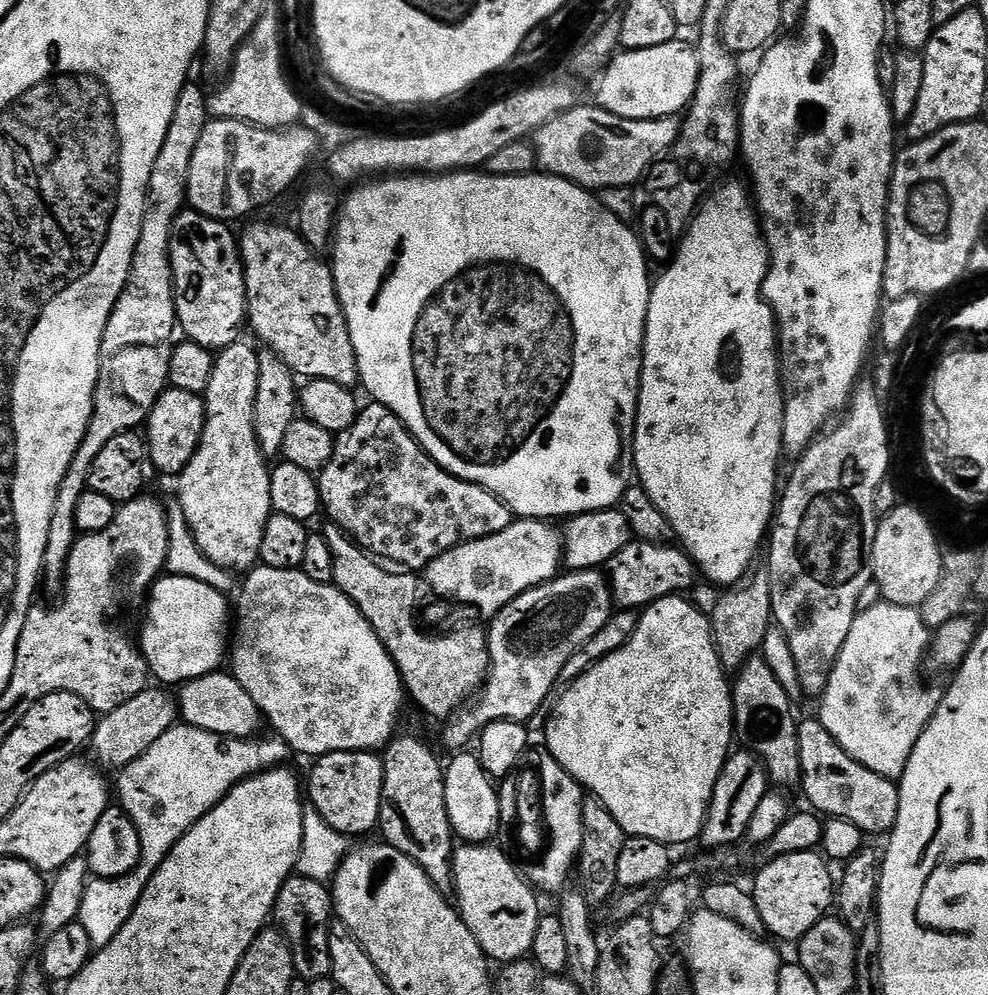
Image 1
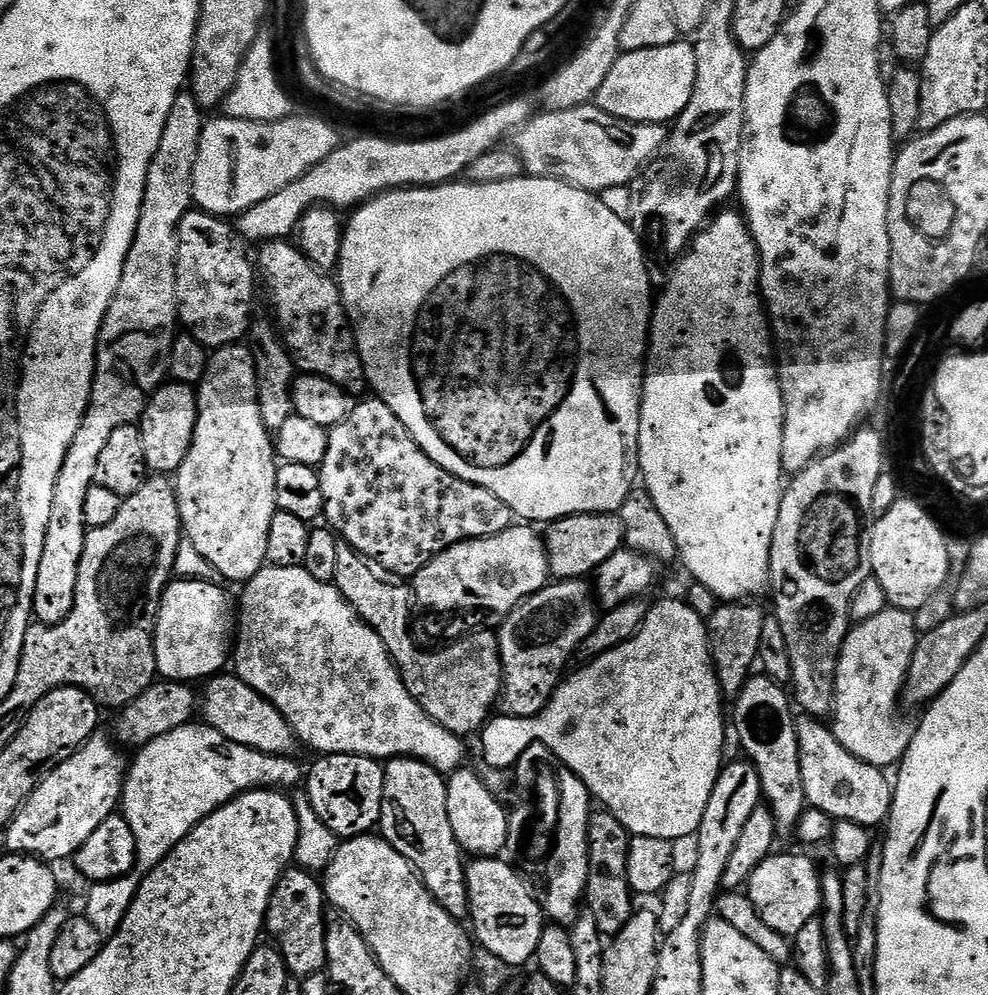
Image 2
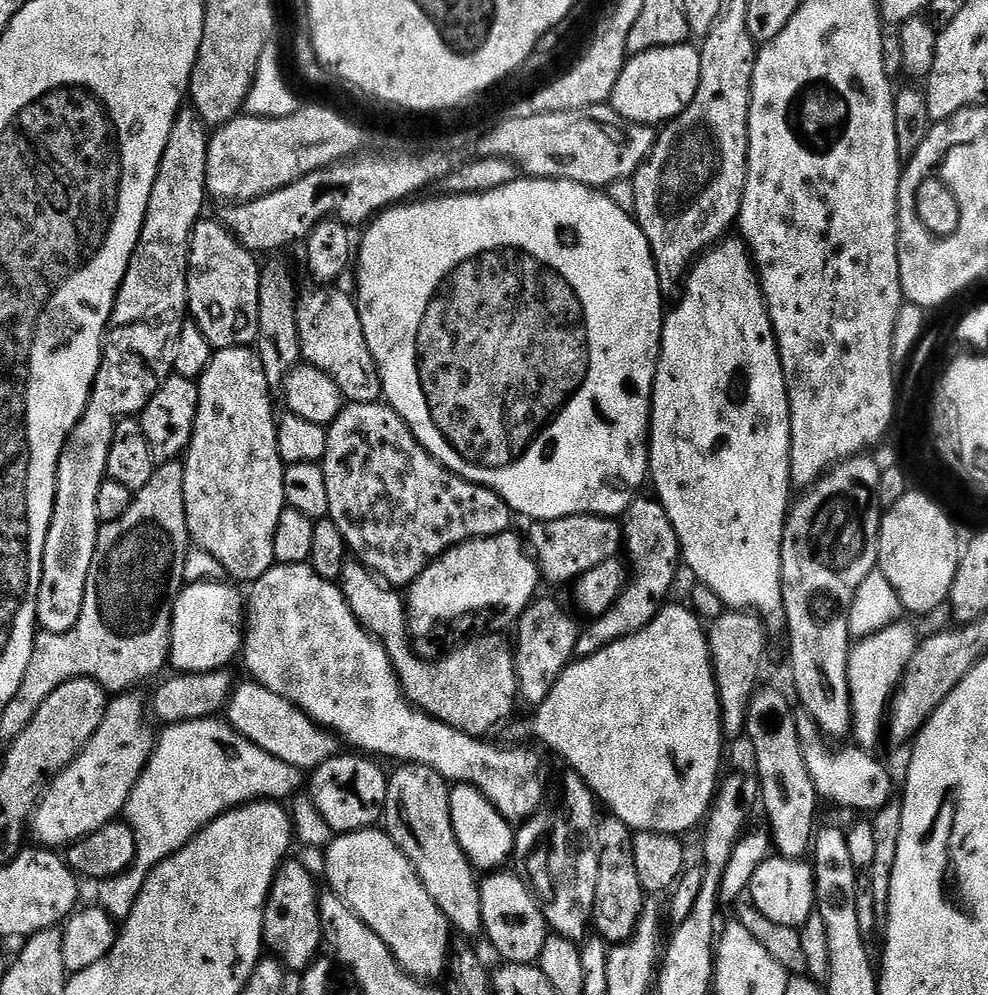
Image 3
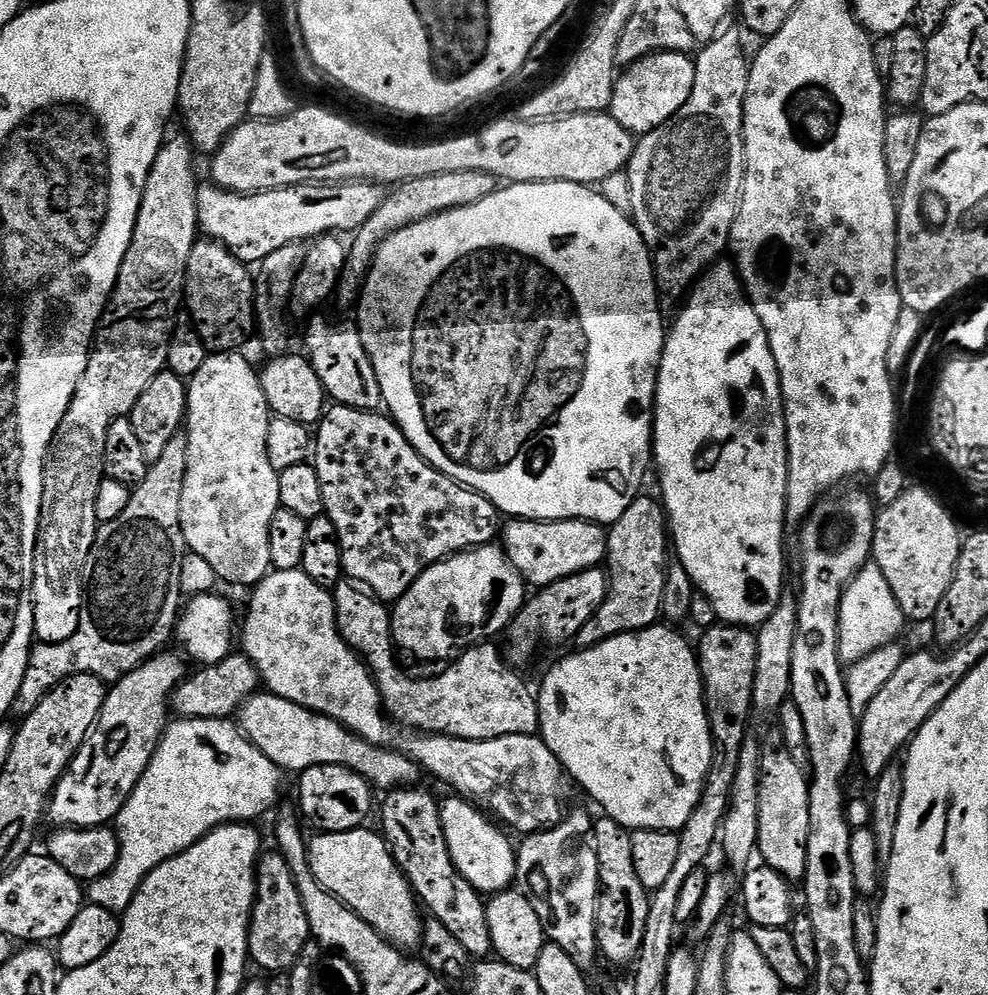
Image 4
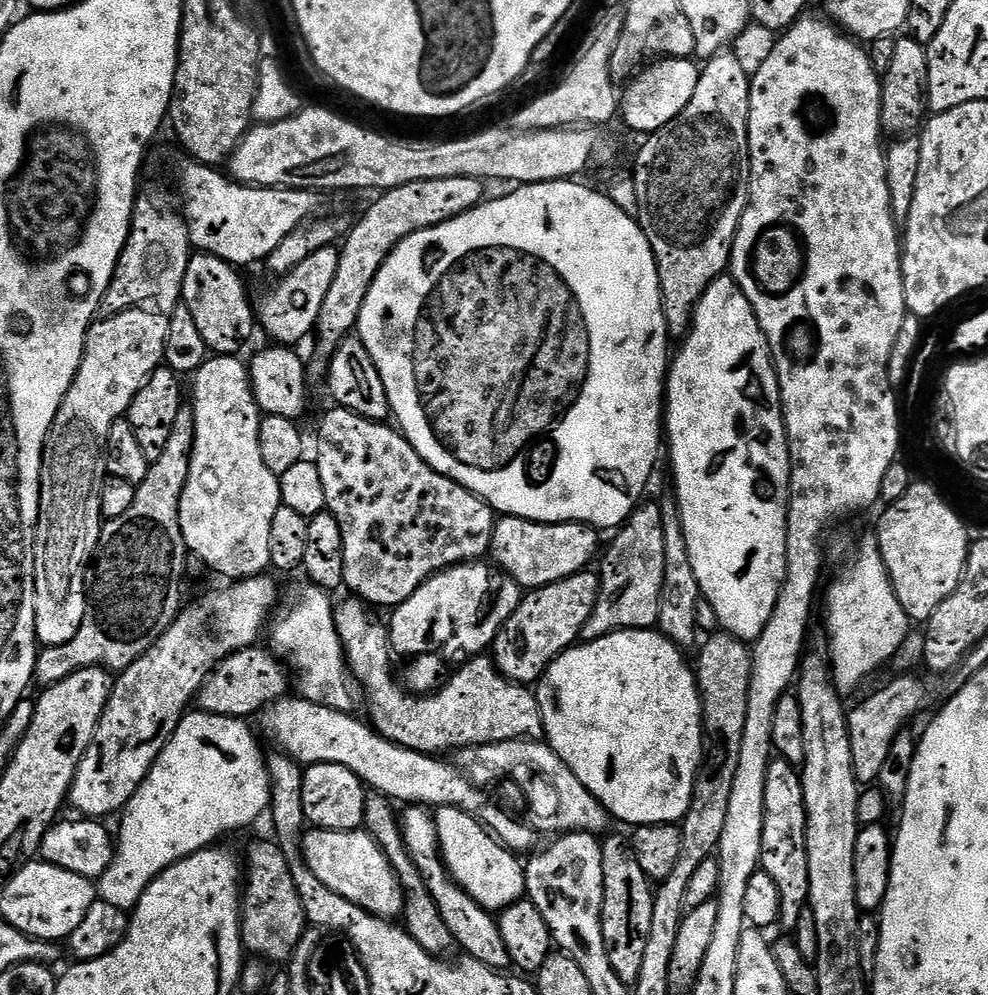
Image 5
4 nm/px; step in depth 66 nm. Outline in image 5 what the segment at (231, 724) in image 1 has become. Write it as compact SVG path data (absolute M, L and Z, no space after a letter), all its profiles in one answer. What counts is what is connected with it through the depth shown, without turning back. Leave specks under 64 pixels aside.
M285 698L269 704L259 713L258 721L261 730L280 747L277 749L301 766L346 766L346 770L364 781L373 793L386 796L393 802L401 800L401 805L423 806L429 810L457 808L470 814L470 818L479 820L510 852L528 854L537 847L537 829L519 824L496 804L484 804L485 789L463 776L453 763L446 764L442 761L445 759L436 754L398 746L377 734L371 724L356 718L353 713L330 710L330 706L318 706L309 700Z

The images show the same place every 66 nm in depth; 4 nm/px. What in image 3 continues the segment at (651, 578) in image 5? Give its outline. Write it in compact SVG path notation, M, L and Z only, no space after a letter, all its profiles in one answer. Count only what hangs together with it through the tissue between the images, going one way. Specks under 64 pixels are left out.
M637 495L622 517L622 552L628 555L626 564L630 575L614 606L610 606L606 614L595 617L589 623L592 625L581 631L576 643L577 657L593 656L598 654L598 650L606 650L606 646L622 638L630 638L630 634L638 634L638 630L650 626L669 599L668 591L676 580L676 567L682 564L680 543L659 500L644 495Z

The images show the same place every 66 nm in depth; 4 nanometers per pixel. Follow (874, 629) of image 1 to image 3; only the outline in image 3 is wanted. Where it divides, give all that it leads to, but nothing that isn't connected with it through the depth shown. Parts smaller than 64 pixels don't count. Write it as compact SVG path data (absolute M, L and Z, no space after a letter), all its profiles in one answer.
M897 622L878 630L872 636L857 639L848 654L848 694L852 703L852 727L850 736L859 747L872 750L882 740L886 713L890 701L900 686L910 658L918 647L918 633L911 623Z

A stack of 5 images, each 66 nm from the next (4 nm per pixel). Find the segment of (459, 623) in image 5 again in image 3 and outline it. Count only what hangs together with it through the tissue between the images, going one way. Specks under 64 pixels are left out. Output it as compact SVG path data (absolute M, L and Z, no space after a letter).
M509 530L500 536L487 536L484 540L467 540L465 544L458 545L457 548L452 548L449 552L445 552L443 556L439 556L437 560L432 561L424 572L417 578L413 584L407 589L406 592L406 621L407 621L407 633L413 641L424 640L431 632L439 630L443 624L456 624L460 620L460 624L465 628L466 631L472 632L468 634L480 634L485 630L504 630L507 626L515 625L516 621L519 620L520 615L528 608L528 605L533 603L534 597L537 595L536 583L541 583L541 576L538 573L535 559L530 558L529 553L526 551L526 544L523 539L520 540L515 536L515 531Z

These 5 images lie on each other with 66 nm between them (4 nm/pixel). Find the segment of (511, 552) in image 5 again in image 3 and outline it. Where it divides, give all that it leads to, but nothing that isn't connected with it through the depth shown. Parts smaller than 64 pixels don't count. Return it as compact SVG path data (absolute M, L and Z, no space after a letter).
M567 516L561 520L541 520L531 525L526 544L531 555L536 561L536 566L541 577L552 584L564 584L579 580L582 574L594 570L594 566L605 564L613 559L622 548L622 528L615 519L602 516Z

